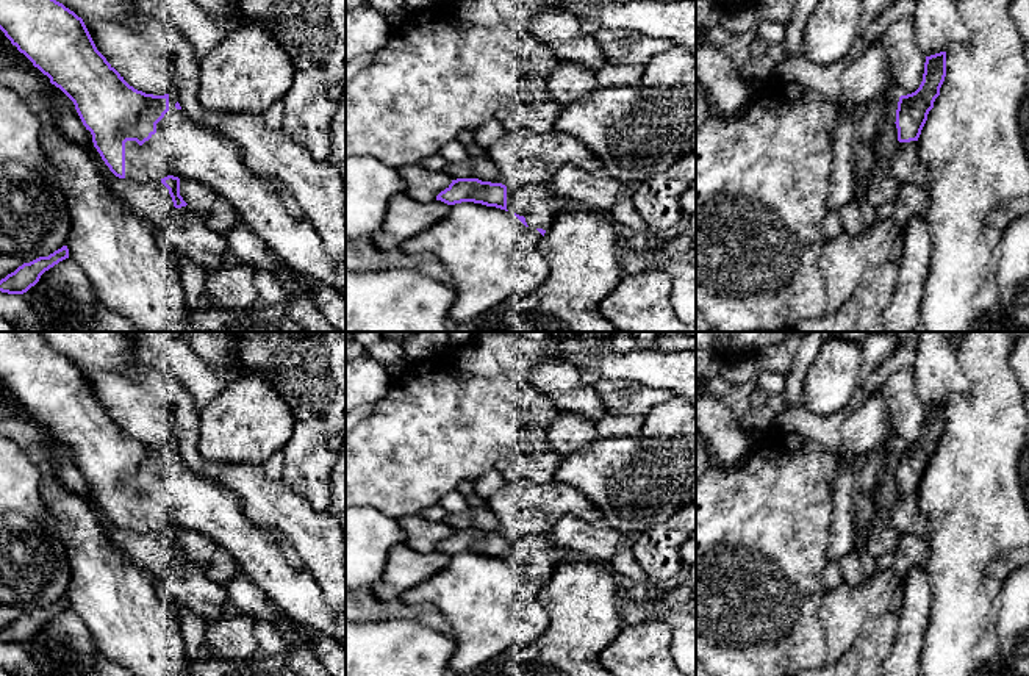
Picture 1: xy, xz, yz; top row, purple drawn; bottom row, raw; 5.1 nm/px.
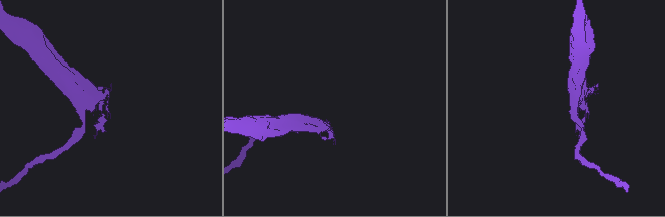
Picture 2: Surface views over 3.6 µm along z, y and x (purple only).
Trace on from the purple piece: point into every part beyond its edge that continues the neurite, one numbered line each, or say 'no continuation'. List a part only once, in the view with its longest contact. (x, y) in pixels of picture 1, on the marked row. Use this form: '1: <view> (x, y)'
1: xy (182, 147)

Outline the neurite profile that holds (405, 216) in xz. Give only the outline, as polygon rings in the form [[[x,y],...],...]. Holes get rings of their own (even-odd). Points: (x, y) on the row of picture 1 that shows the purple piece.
[[[397,192],[389,199],[380,227],[369,238],[378,250],[399,249],[403,241],[439,222],[450,208],[441,200],[421,202]]]

